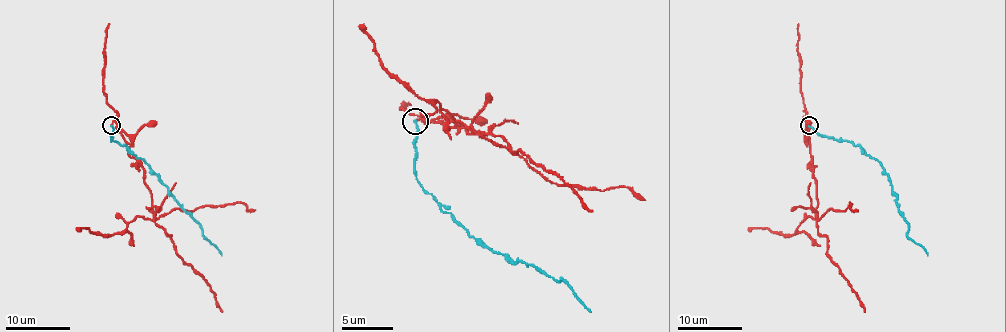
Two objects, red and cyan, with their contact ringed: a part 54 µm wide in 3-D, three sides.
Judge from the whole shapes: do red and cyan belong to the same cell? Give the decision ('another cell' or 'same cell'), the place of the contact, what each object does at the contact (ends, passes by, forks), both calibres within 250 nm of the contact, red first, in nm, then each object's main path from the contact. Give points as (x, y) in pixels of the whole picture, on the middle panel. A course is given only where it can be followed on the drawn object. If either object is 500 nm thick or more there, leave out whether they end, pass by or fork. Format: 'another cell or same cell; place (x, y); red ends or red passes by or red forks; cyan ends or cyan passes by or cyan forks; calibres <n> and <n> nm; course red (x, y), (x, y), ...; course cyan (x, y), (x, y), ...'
another cell; place (415, 121); red passes by; cyan ends; calibres 100 and 160 nm; course red (415, 121), (423, 115), (467, 128), (480, 136), (482, 133), (500, 136), (511, 151), (523, 151), (593, 211); course cyan (415, 121), (415, 180), (475, 239), (513, 262), (534, 265), (554, 280), (562, 280), (590, 311)

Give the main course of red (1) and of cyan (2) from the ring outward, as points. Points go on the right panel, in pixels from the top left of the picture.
1: (808, 124), (808, 121), (805, 124), (818, 198), (816, 227), (827, 238), (827, 256), (852, 286), (864, 312)
2: (808, 126), (823, 135), (858, 145), (882, 166), (896, 196), (898, 211), (908, 224), (908, 236), (927, 256)

